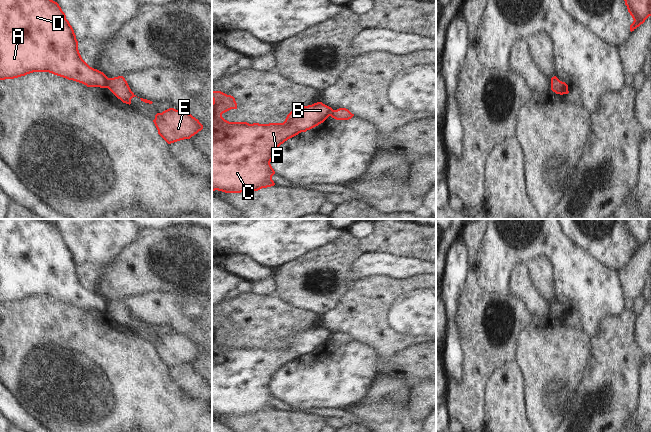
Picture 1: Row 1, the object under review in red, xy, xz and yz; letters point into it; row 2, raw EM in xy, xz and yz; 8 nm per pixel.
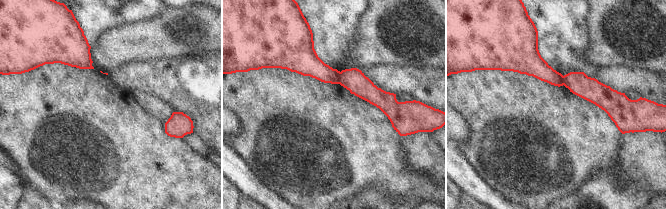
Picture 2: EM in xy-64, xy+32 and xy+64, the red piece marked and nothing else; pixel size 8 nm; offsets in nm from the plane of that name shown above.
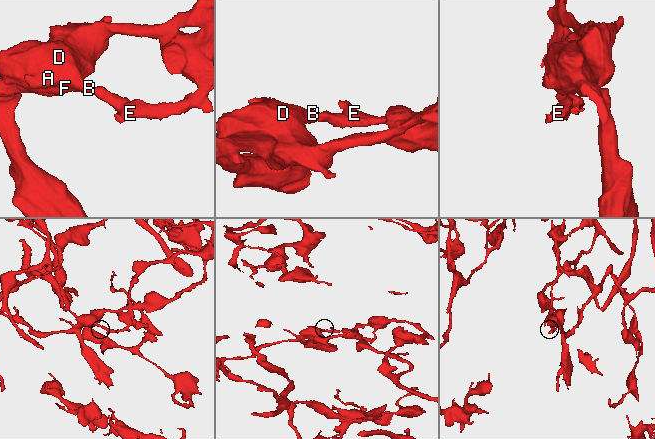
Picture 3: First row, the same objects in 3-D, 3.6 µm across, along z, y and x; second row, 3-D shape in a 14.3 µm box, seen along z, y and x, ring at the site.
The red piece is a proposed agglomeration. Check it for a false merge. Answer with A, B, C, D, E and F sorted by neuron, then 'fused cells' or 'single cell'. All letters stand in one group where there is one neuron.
A B C D F / E | fused cells

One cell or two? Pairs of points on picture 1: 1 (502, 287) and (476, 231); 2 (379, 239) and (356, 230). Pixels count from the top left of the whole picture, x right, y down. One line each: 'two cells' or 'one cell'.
1: two cells
2: two cells

